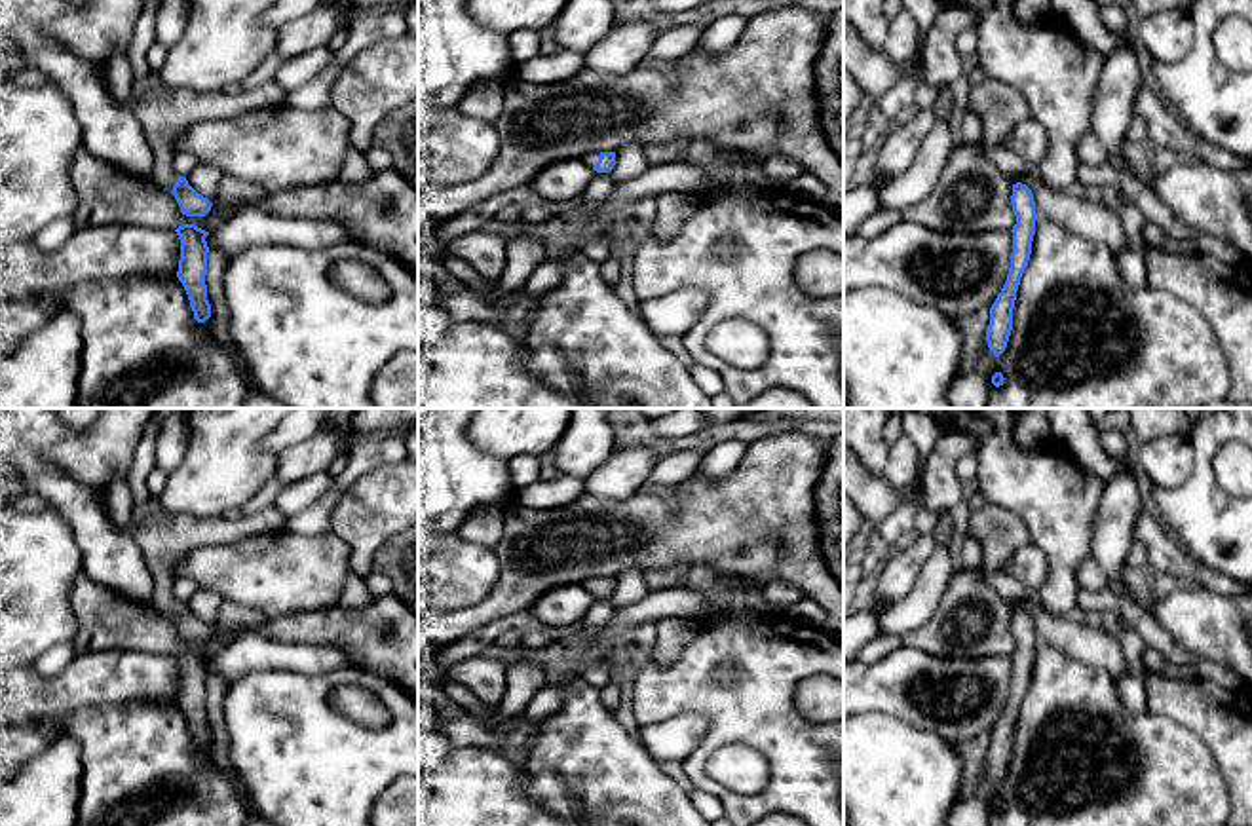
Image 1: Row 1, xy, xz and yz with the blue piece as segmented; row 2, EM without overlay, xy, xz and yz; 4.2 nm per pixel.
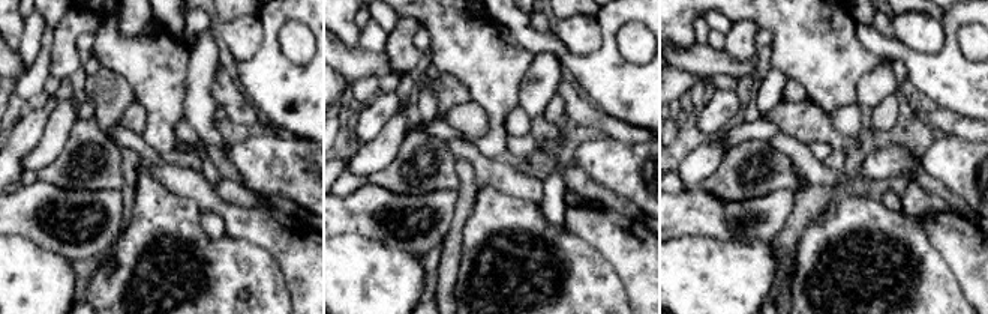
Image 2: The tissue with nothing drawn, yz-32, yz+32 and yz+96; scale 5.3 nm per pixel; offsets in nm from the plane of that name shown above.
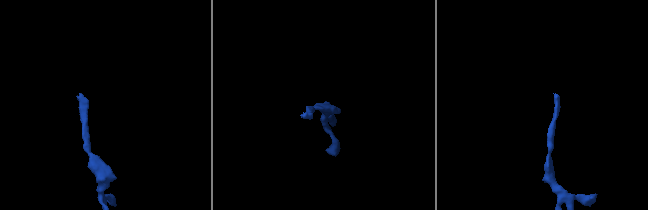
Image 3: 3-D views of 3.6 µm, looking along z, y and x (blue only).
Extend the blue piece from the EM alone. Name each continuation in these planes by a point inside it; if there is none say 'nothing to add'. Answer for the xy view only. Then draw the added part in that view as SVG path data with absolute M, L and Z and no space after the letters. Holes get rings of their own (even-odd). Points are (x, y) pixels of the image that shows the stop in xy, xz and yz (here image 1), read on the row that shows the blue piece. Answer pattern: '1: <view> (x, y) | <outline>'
1: xy (164, 114) | M156 80L133 108L154 156L152 178L156 184L167 190L177 184L179 175L173 169L173 158L182 131L205 120L226 120L279 106L285 93L275 80L237 95L169 89Z

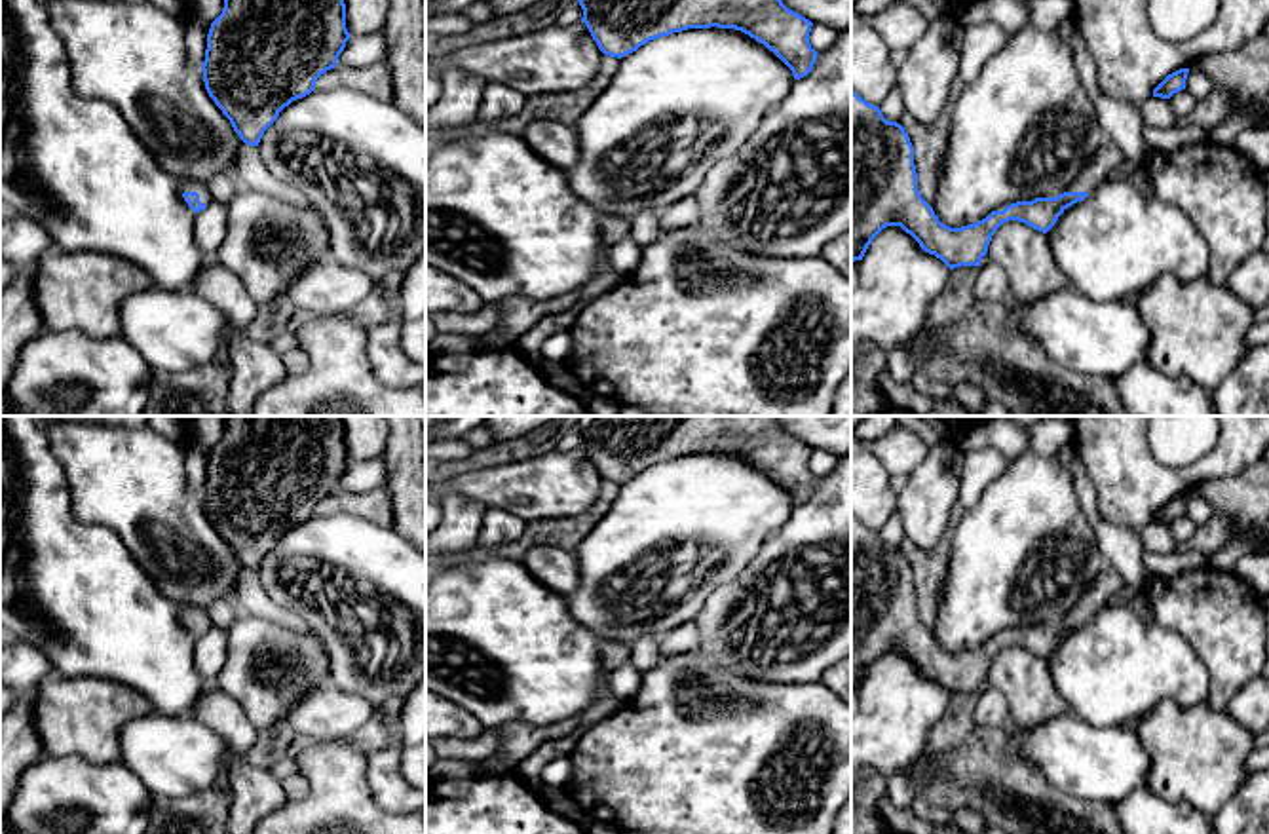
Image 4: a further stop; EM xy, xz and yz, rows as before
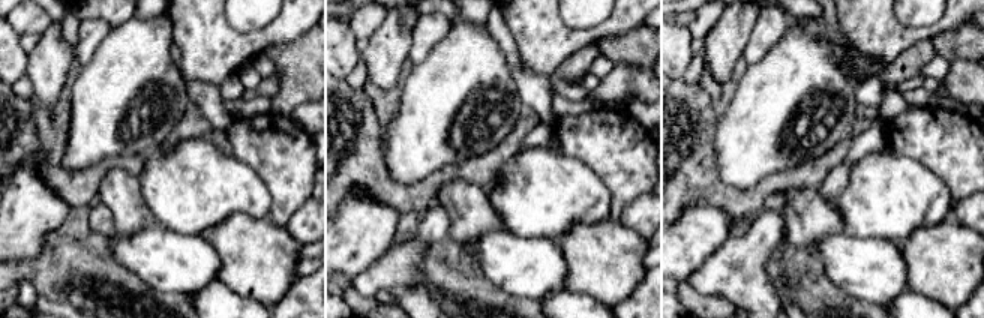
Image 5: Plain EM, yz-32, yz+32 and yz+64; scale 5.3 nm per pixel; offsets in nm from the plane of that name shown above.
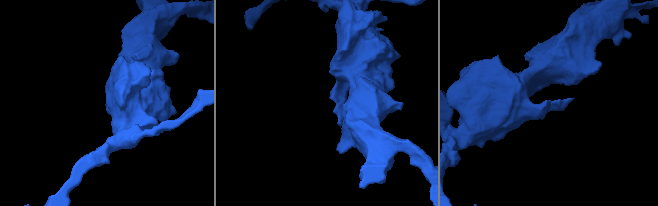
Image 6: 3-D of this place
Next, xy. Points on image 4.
1: xy (187, 185) | M182 179L182 180L179 180L179 186L180 186L180 194L198 192L199 201L205 205L211 203L211 199L213 199L209 188L198 180Z

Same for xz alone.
nothing to add

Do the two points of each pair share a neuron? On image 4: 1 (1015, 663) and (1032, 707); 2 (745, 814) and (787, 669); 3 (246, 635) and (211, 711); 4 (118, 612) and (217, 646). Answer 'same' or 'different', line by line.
1: same
2: different
3: different
4: different

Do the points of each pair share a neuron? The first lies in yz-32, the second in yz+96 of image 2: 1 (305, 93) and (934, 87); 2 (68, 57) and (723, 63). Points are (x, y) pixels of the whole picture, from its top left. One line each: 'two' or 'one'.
1: one
2: two

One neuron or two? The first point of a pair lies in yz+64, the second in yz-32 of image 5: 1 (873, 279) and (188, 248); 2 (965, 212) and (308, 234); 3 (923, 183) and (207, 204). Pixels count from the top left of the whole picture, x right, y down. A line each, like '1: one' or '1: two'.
1: one
2: one
3: one

